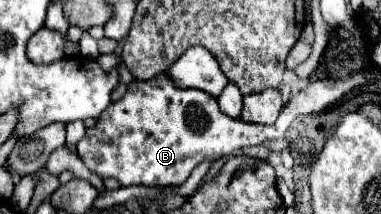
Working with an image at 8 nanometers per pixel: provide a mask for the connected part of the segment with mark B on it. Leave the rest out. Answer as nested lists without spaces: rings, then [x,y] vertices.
[[[160,73],[160,75],[156,75],[154,79],[148,79],[148,81],[136,81],[136,79],[134,79],[134,81],[128,85],[126,95],[124,95],[118,103],[112,103],[112,105],[98,117],[98,123],[86,131],[84,139],[78,143],[78,157],[80,157],[82,163],[84,163],[92,173],[96,173],[100,179],[112,177],[112,179],[116,179],[122,187],[128,187],[128,185],[148,185],[148,187],[168,187],[168,185],[172,185],[172,187],[176,187],[176,185],[182,185],[182,183],[188,179],[188,175],[192,173],[192,169],[194,169],[196,165],[200,165],[202,161],[216,161],[216,159],[222,159],[222,157],[232,155],[234,151],[238,151],[238,149],[242,149],[242,147],[260,145],[264,143],[266,139],[276,139],[276,137],[280,137],[280,135],[282,135],[282,133],[278,131],[276,125],[266,127],[266,125],[246,123],[246,121],[242,121],[242,119],[240,119],[240,121],[232,121],[232,117],[228,117],[228,115],[225,115],[218,109],[216,97],[212,97],[210,93],[200,91],[200,89],[180,89],[180,87],[174,85],[174,81],[170,79],[168,73]]]

